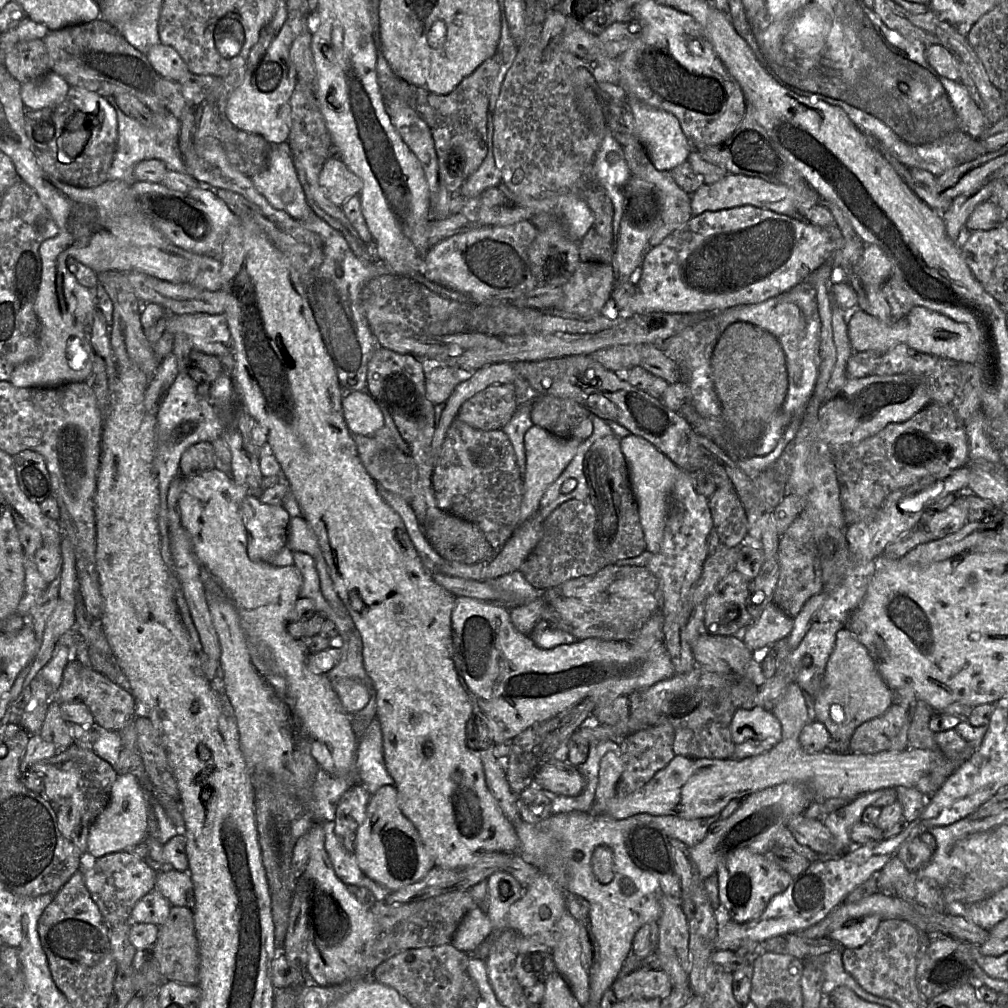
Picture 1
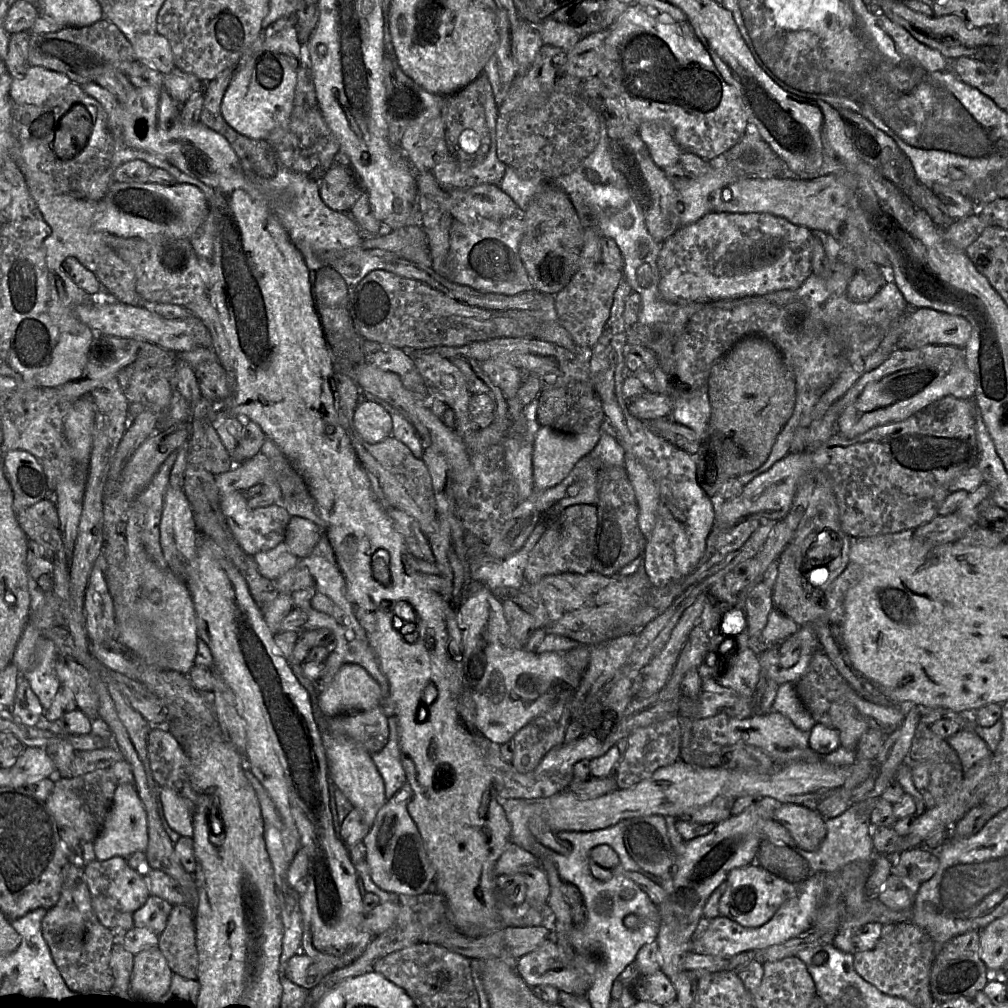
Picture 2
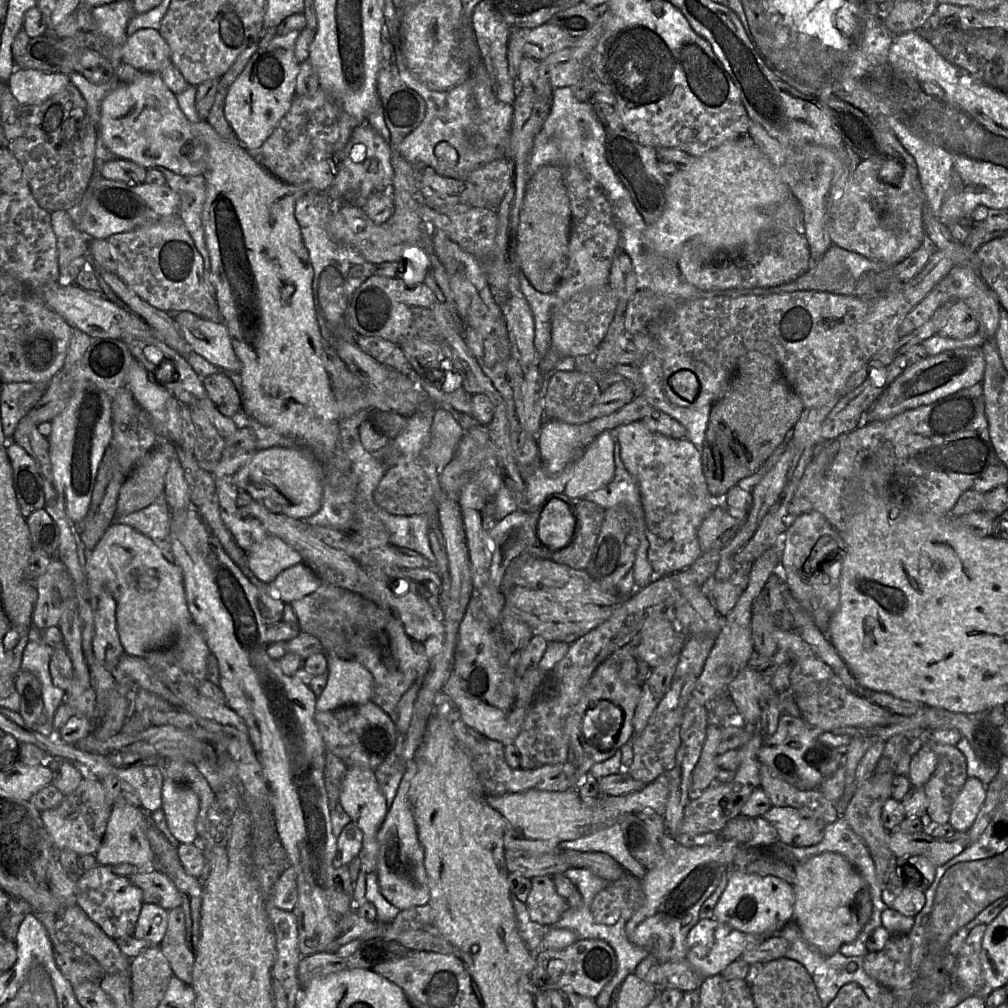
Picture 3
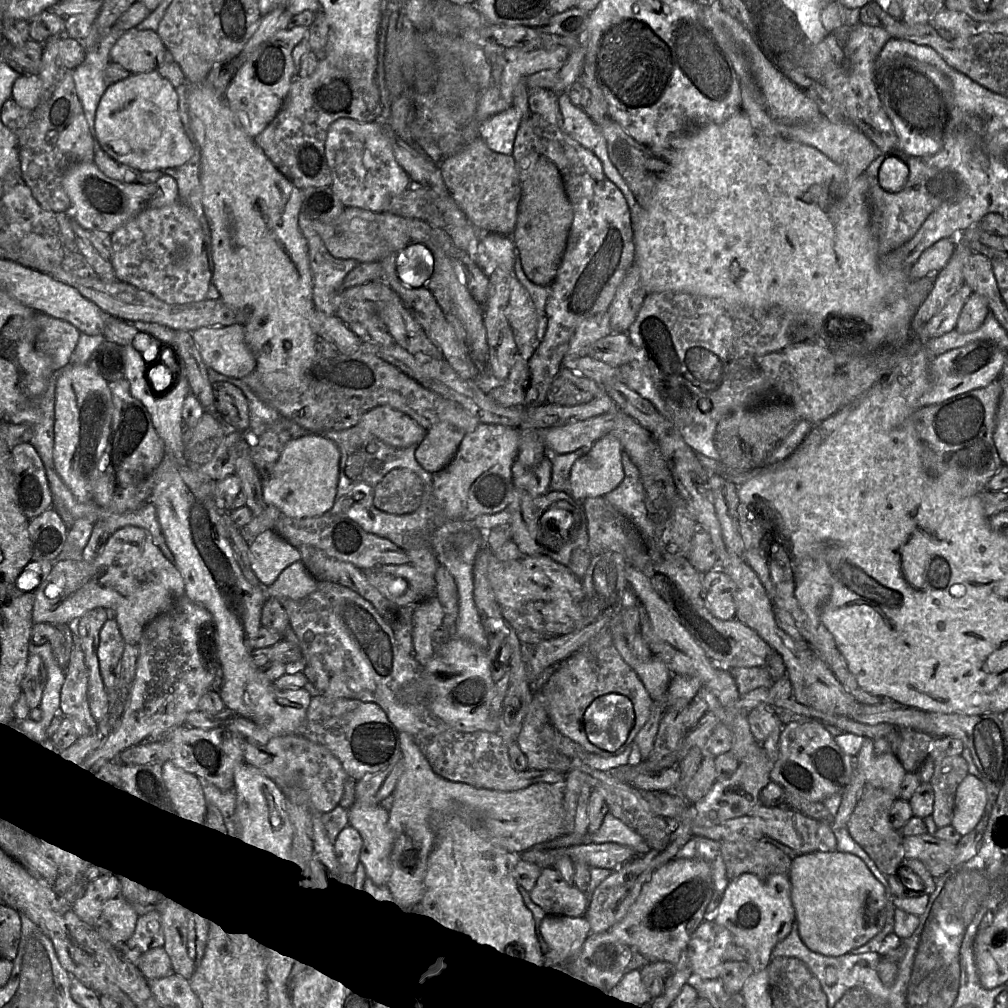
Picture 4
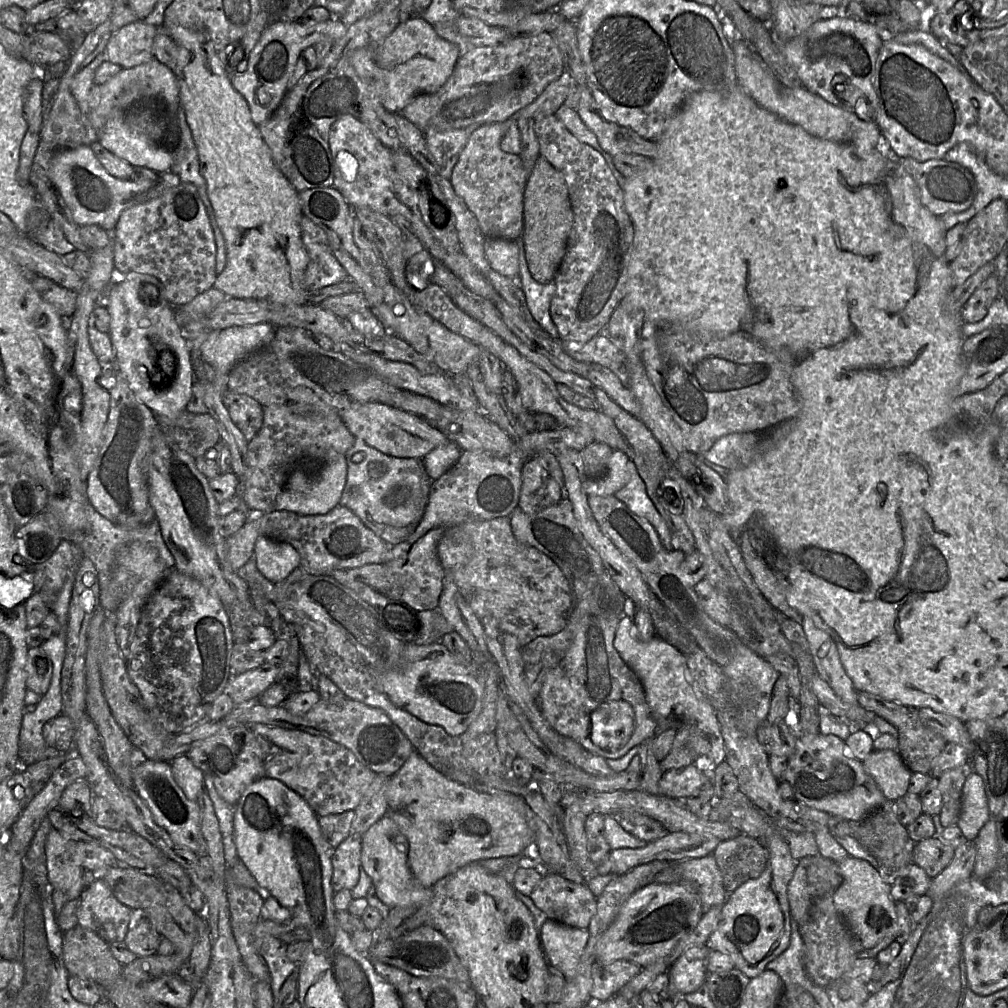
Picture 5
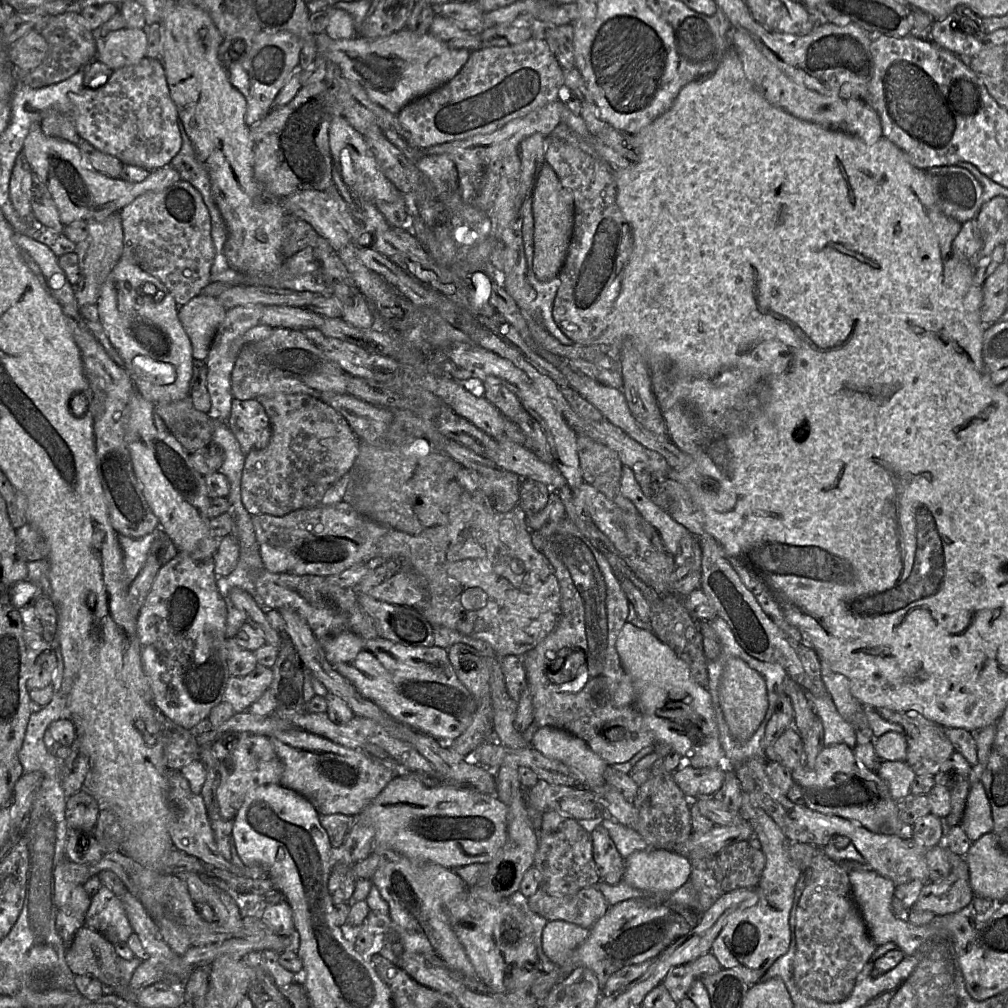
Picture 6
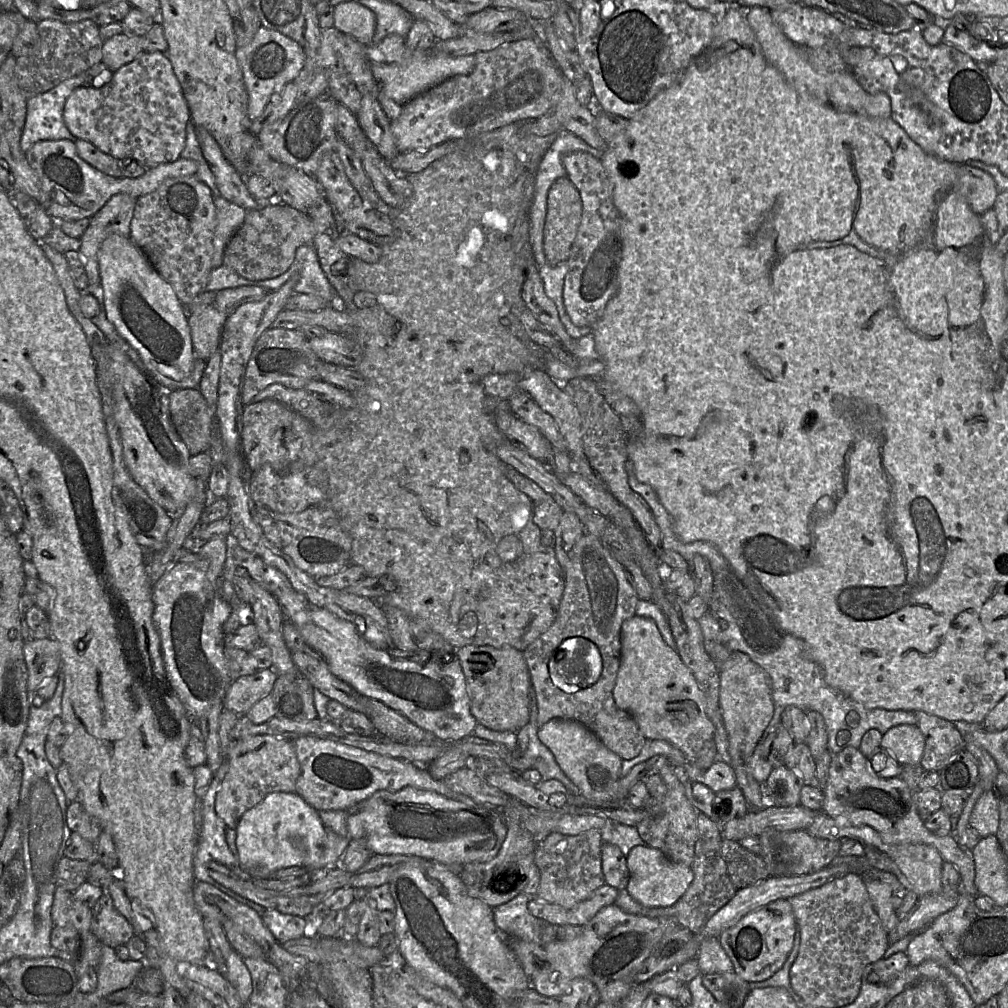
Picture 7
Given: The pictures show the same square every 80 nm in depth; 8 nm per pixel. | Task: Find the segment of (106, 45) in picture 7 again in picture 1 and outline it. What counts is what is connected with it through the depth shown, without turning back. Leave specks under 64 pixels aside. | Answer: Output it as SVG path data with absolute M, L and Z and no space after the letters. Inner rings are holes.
M163 43L152 46L145 55L161 77L180 83L191 73L181 56Z

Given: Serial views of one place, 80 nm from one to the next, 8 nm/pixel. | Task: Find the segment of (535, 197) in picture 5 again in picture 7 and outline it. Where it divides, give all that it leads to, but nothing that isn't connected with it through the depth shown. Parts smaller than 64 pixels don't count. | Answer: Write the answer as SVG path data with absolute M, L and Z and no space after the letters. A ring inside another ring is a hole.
M559 177L547 196L544 226L544 254L546 262L555 266L568 260L582 217L579 191L567 177Z

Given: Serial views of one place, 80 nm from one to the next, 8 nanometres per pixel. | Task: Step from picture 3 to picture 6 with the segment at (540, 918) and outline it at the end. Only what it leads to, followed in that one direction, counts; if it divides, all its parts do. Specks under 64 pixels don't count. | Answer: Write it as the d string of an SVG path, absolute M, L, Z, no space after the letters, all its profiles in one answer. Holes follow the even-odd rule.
M587 887L574 895L551 896L539 888L528 898L529 908L547 921L561 920L590 929L610 907L596 887Z

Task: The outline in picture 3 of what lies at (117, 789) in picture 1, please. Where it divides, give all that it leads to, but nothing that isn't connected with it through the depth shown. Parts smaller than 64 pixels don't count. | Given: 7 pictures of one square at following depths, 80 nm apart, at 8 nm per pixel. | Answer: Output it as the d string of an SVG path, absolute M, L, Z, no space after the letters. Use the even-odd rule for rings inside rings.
M122 797L118 798L113 804L102 843L95 854L97 862L106 866L128 863L137 867L139 871L158 870L156 857L146 834L148 816L150 817L141 806L132 805Z

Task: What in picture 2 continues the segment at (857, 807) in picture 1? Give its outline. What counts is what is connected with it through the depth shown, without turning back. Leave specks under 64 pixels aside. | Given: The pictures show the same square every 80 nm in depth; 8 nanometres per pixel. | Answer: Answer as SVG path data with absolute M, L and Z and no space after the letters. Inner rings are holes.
M851 806L841 814L825 819L827 835L821 846L814 851L794 848L809 864L810 872L836 871L855 861L873 861L875 850L871 839L872 824Z

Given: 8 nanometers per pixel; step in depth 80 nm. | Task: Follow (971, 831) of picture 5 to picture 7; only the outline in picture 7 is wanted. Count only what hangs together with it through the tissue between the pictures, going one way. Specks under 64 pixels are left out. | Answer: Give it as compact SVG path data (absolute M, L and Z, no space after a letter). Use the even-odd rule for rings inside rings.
M984 791L977 800L969 818L969 827L981 838L996 834L999 827L999 810L991 791Z

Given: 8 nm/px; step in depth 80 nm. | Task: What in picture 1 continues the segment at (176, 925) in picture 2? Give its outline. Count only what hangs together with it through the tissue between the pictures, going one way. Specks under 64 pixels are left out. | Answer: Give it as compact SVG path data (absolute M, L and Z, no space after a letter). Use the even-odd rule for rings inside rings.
M172 906L166 921L160 926L157 941L151 949L164 980L173 980L186 985L198 983L199 949L195 933L193 909Z

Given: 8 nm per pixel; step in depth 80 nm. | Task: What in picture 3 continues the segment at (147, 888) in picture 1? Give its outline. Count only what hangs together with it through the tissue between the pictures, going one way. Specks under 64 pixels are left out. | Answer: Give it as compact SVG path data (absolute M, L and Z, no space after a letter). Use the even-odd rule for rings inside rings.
M97 864L78 879L76 904L108 937L118 941L133 935L143 905L143 894L129 877L113 873L111 866Z

